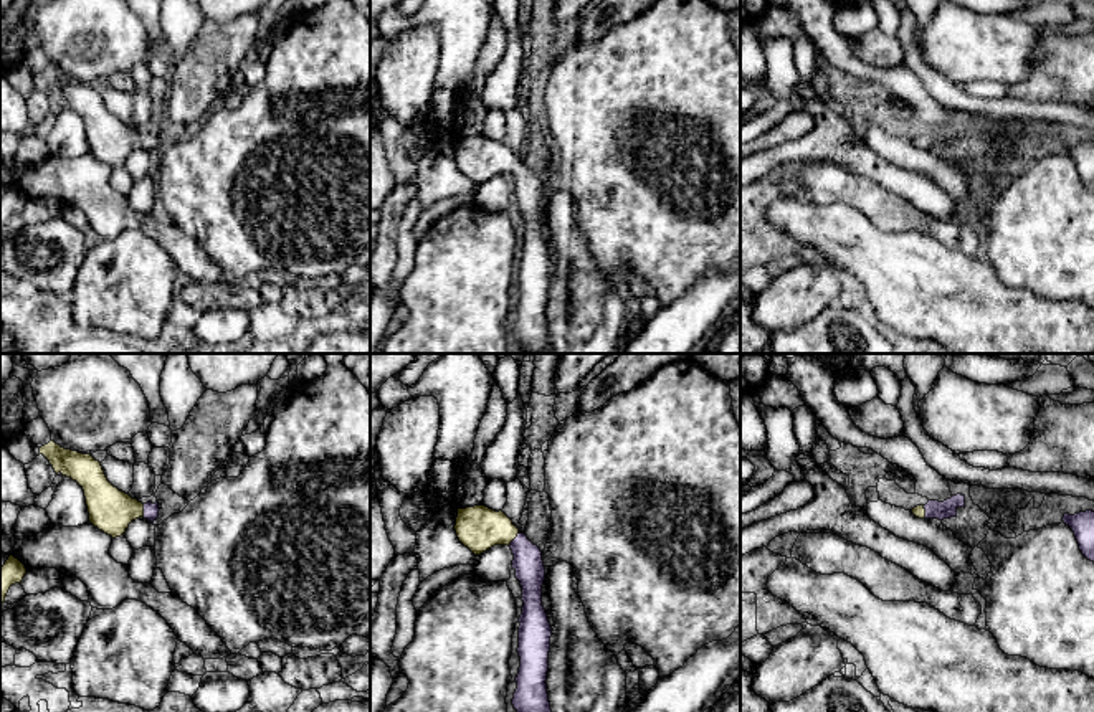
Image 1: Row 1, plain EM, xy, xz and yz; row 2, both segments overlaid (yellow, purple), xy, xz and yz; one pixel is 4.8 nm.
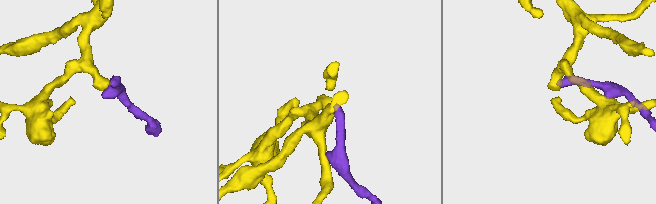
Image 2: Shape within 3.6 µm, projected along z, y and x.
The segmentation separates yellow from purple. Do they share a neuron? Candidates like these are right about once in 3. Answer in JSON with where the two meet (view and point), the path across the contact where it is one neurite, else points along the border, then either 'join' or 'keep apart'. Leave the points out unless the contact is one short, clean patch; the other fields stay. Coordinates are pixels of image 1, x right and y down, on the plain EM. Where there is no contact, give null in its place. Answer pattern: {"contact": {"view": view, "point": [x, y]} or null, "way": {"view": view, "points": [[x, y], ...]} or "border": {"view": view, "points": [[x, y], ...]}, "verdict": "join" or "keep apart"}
{"contact": {"view": "xz", "point": [514, 167]}, "way": {"view": "xz", "points": [[480, 157], [494, 157], [514, 167], [524, 180], [527, 192]]}, "verdict": "join"}

